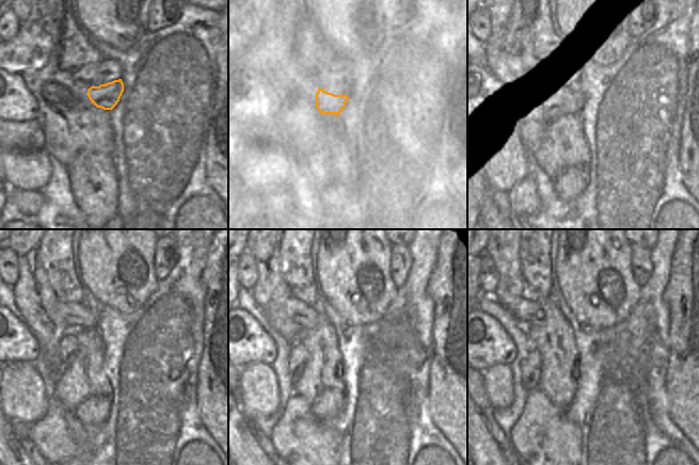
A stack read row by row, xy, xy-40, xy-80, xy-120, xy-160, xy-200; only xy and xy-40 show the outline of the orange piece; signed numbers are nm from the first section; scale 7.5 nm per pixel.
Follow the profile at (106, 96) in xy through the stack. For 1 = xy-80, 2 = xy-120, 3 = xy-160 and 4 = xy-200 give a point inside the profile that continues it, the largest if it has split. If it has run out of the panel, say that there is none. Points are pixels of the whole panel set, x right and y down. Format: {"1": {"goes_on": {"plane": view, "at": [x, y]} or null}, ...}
{"1": {"goes_on": {"plane": "xy-80", "at": [554, 105]}}, "2": {"goes_on": {"plane": "xy-120", "at": [67, 346]}}, "3": {"goes_on": {"plane": "xy-160", "at": [298, 357]}}, "4": {"goes_on": {"plane": "xy-200", "at": [531, 368]}}}

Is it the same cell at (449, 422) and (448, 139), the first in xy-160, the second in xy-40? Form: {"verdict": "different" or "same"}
{"verdict": "same"}

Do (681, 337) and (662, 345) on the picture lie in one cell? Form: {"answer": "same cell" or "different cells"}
{"answer": "different cells"}

